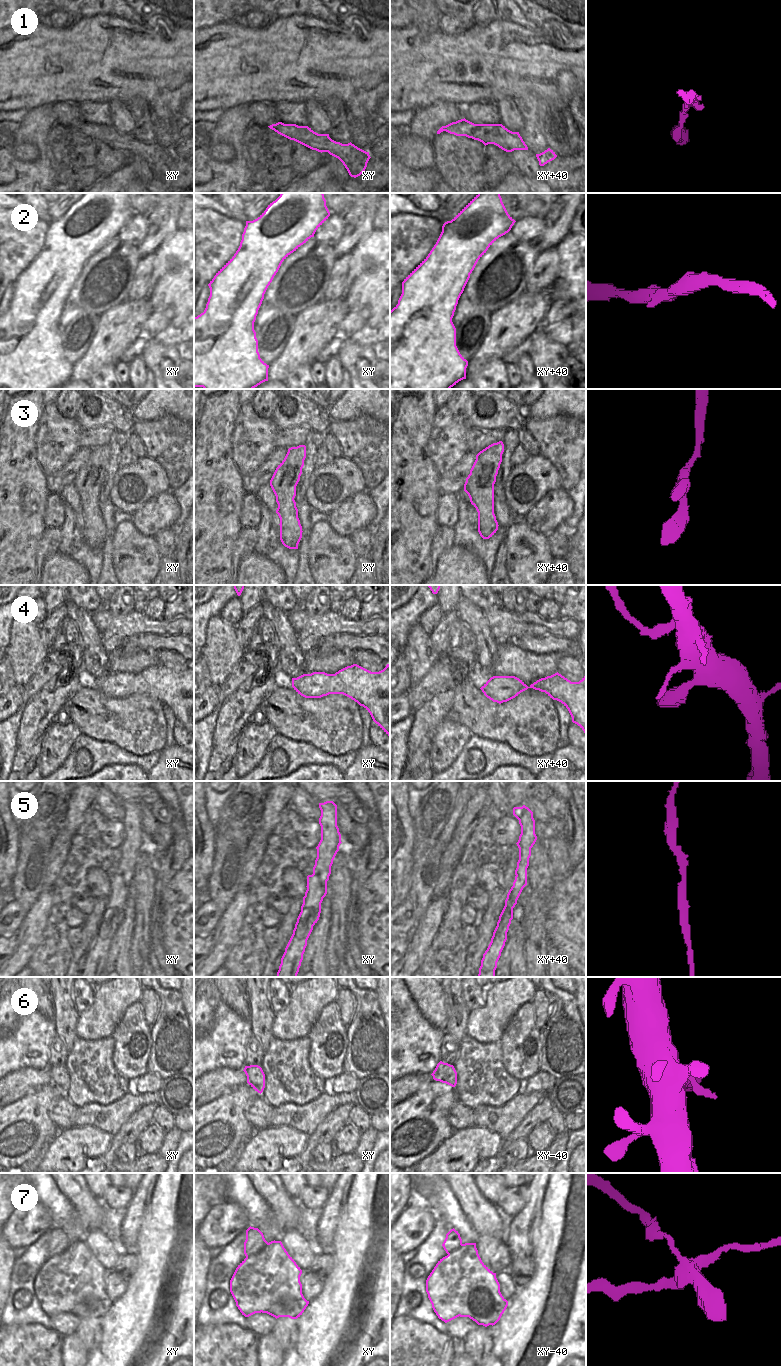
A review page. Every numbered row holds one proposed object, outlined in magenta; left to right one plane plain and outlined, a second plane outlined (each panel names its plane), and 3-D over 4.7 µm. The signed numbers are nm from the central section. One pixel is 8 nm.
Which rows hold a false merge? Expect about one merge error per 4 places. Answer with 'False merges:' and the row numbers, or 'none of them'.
False merges: 7

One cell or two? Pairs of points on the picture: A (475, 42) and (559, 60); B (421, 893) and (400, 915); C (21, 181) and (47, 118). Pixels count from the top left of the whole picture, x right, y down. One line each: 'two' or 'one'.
A: one
B: two
C: one

